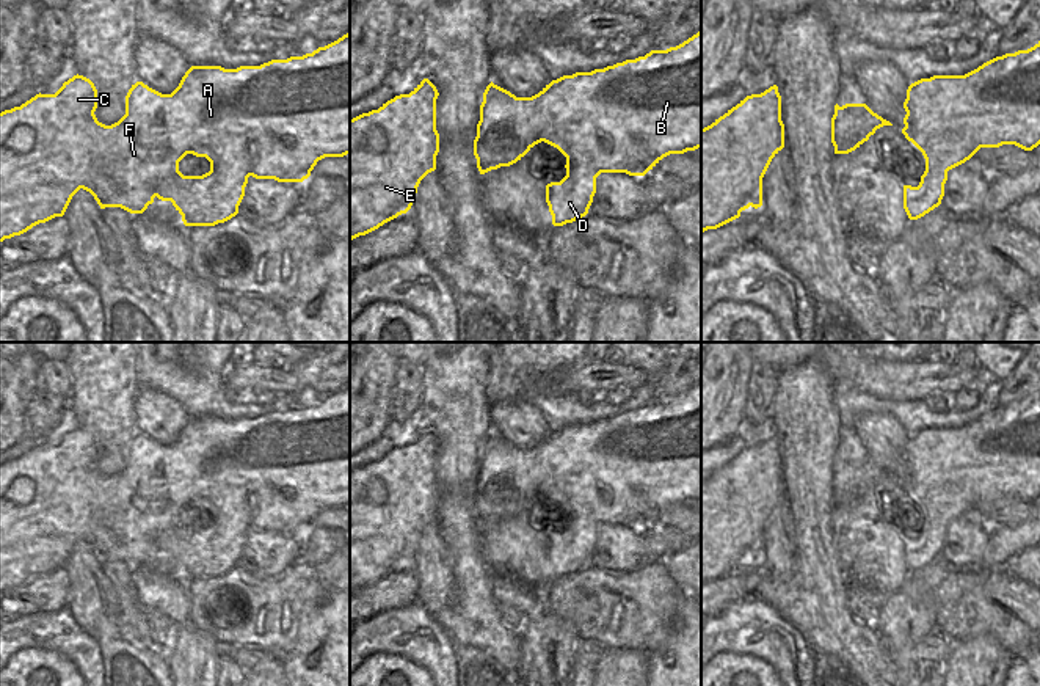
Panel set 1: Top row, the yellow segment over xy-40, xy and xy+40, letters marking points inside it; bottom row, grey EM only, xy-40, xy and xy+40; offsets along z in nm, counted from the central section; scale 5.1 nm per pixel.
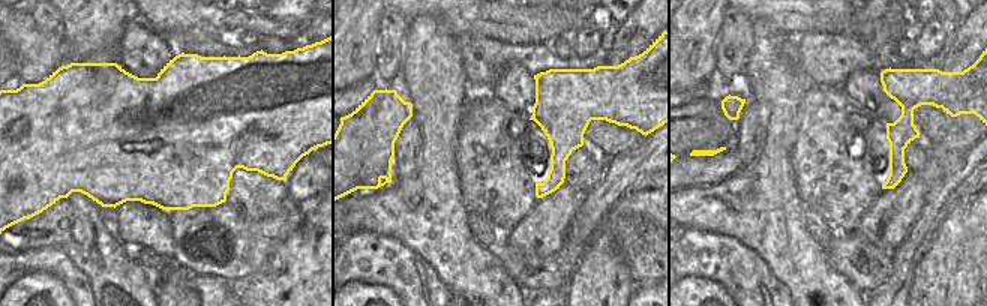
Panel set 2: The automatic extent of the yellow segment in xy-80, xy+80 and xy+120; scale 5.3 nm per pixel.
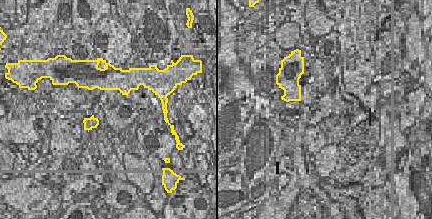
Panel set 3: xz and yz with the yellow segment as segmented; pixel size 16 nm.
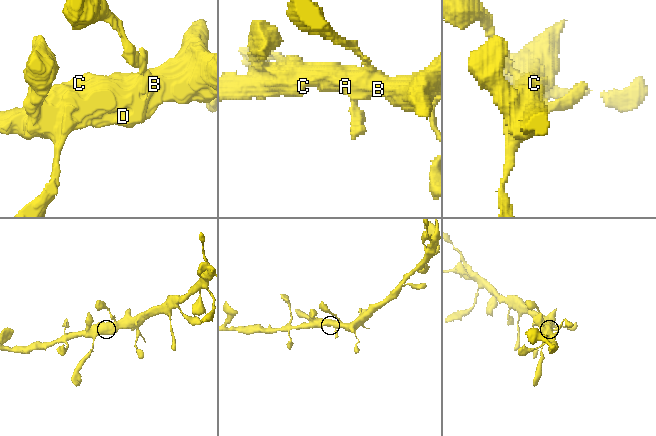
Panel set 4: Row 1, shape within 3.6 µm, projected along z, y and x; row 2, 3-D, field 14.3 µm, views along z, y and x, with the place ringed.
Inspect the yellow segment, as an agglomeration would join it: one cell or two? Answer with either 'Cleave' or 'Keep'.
Keep.

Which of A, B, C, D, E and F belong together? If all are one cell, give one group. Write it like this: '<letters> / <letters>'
A B C D E F

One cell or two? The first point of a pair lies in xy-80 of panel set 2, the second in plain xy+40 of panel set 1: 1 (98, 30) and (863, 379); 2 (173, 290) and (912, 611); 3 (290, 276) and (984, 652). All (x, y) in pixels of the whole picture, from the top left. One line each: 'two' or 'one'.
1: two
2: one
3: two

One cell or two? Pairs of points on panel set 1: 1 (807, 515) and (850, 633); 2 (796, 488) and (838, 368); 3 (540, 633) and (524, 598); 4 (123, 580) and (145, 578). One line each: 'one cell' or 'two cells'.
1: one cell
2: two cells
3: two cells
4: two cells

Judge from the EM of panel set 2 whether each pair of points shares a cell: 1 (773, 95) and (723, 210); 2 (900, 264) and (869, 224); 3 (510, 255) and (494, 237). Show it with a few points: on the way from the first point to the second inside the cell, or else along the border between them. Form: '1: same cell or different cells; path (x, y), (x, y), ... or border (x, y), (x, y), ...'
1: same cell; path (777, 128), (771, 173), (767, 186), (756, 197)
2: different cells; border (912, 222), (893, 252)
3: different cells; border (503, 240), (497, 245), (494, 254)

